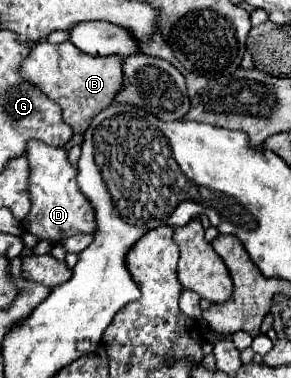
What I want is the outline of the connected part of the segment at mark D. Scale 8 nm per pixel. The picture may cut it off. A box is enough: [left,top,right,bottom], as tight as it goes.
[23,139,95,243]

